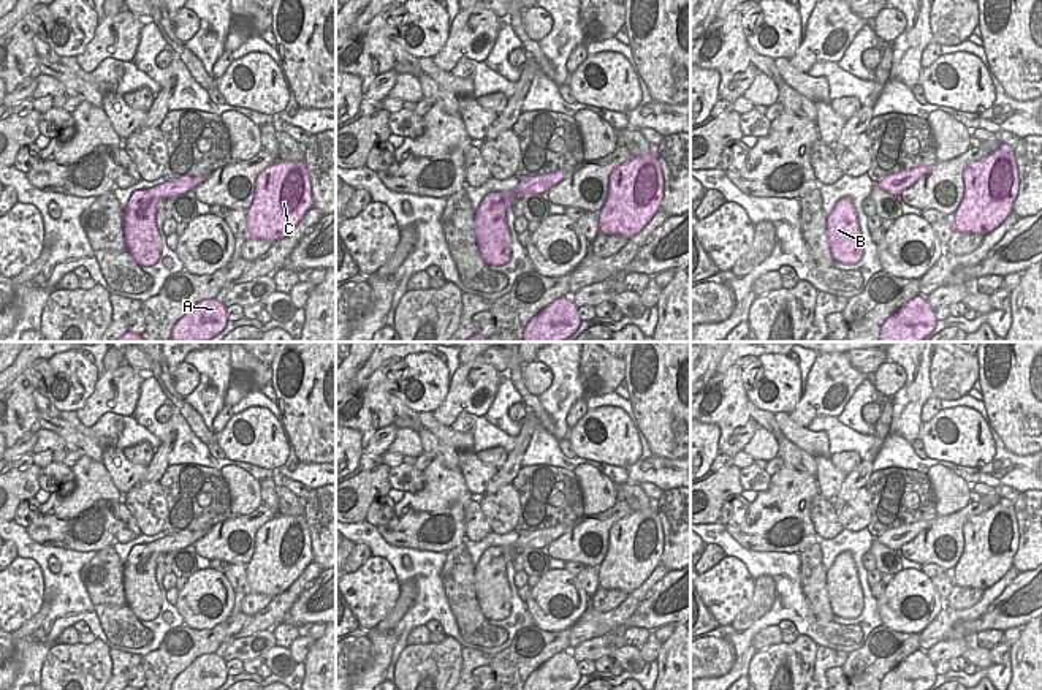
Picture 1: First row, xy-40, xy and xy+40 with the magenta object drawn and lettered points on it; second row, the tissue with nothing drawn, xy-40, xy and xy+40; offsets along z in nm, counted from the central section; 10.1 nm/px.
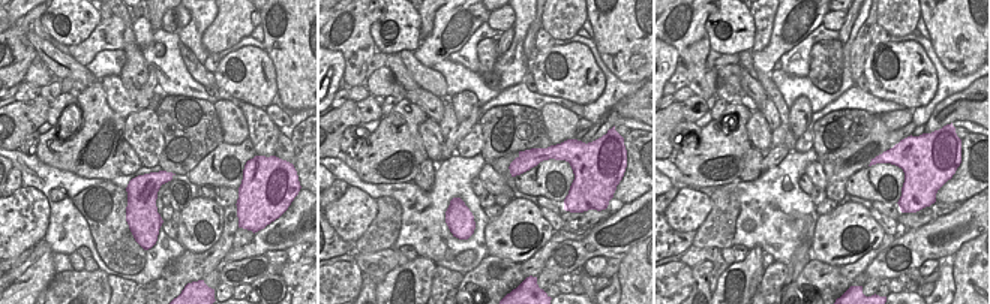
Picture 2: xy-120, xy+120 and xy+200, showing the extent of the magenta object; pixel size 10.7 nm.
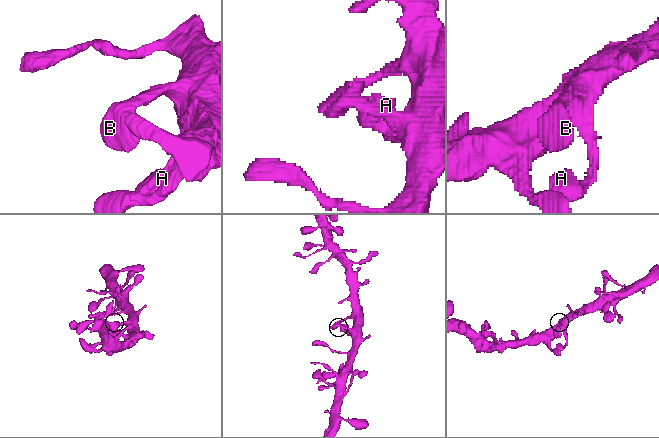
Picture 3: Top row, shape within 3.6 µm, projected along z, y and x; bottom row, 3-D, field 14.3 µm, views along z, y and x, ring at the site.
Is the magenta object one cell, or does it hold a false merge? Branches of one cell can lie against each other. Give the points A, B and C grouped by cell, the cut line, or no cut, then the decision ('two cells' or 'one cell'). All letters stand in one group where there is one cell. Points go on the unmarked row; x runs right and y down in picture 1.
groups A B C; cut none; one cell

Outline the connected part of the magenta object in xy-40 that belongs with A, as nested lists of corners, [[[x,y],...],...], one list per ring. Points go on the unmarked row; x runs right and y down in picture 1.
[[[220,654],[195,658],[171,684],[171,690],[217,690],[226,681],[226,662]]]

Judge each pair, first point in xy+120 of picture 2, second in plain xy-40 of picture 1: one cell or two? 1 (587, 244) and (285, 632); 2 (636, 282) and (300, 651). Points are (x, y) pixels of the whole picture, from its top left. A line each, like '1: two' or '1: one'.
1: two
2: two

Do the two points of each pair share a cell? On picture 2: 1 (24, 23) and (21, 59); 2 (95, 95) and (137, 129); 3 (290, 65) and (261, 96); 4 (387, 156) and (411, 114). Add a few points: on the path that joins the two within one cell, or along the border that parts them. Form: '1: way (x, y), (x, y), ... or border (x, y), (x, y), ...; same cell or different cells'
1: way (15, 32), (15, 50); same cell
2: border (125, 119), (123, 140); different cells
3: border (264, 48), (275, 69), (278, 92); different cells
4: way (396, 146), (402, 125); same cell

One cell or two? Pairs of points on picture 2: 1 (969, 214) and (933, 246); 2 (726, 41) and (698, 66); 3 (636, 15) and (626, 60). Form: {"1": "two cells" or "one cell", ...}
{"1": "one cell", "2": "two cells", "3": "one cell"}

